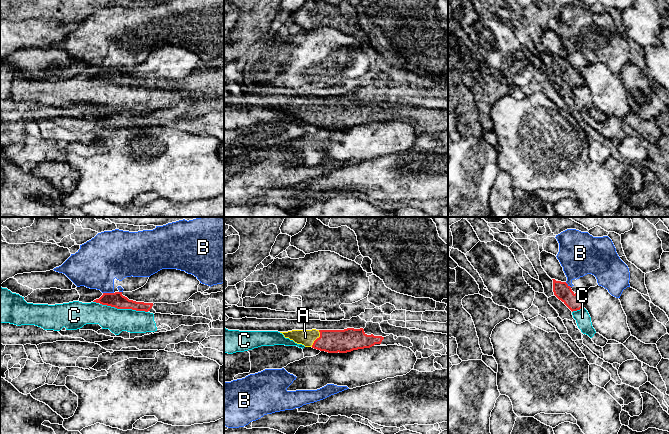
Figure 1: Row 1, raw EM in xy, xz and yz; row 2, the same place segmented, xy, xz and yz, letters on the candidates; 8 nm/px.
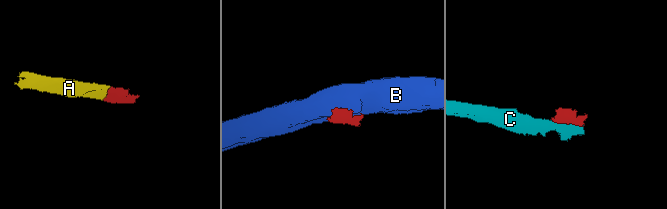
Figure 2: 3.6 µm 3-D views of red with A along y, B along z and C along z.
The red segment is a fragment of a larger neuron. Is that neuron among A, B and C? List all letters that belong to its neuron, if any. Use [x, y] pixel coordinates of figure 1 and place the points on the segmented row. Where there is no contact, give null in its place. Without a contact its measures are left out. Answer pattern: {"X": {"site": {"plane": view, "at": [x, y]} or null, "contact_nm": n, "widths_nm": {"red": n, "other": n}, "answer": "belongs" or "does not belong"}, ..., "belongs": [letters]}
{"A": {"site": {"plane": "xz", "at": [317, 338]}, "contact_nm": 150, "widths_nm": {"red": 190, "other": 130}, "answer": "belongs"}, "B": {"site": {"plane": "xy", "at": [108, 293]}, "contact_nm": 90, "widths_nm": {"red": 120, "other": 360}, "answer": "does not belong"}, "C": {"site": {"plane": "xy", "at": [124, 308]}, "contact_nm": 400, "widths_nm": {"red": 120, "other": 190}, "answer": "does not belong"}, "belongs": ["A"]}

